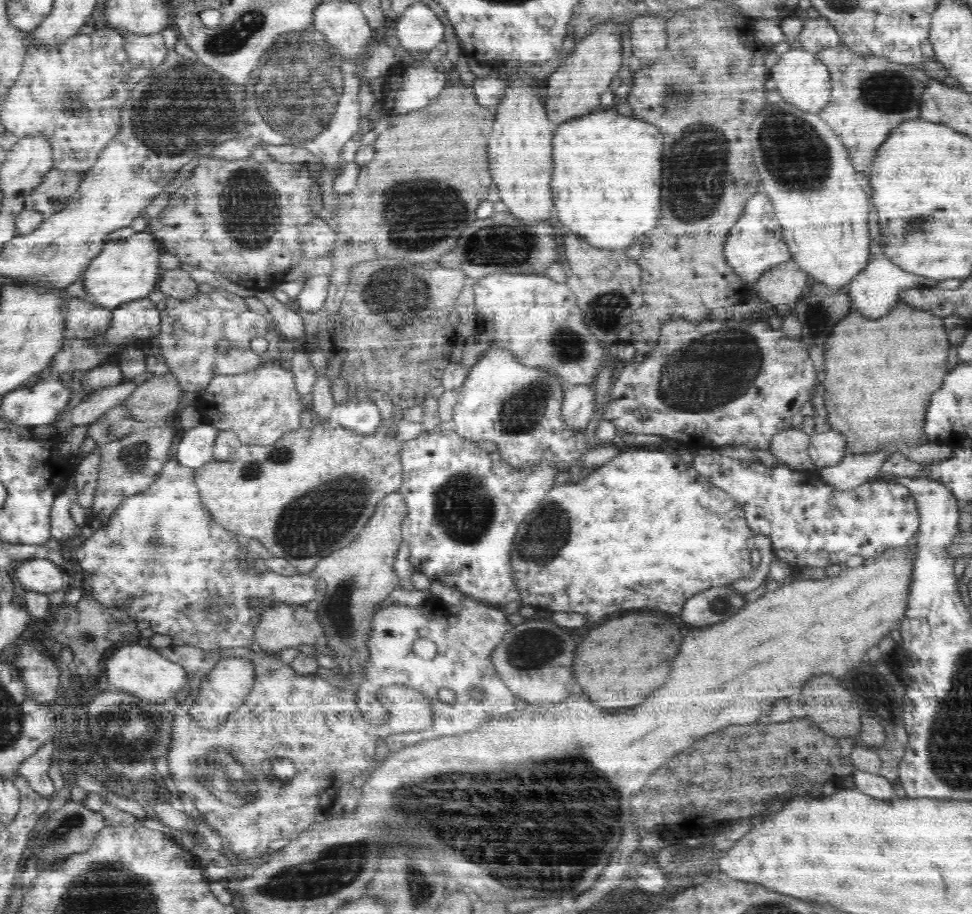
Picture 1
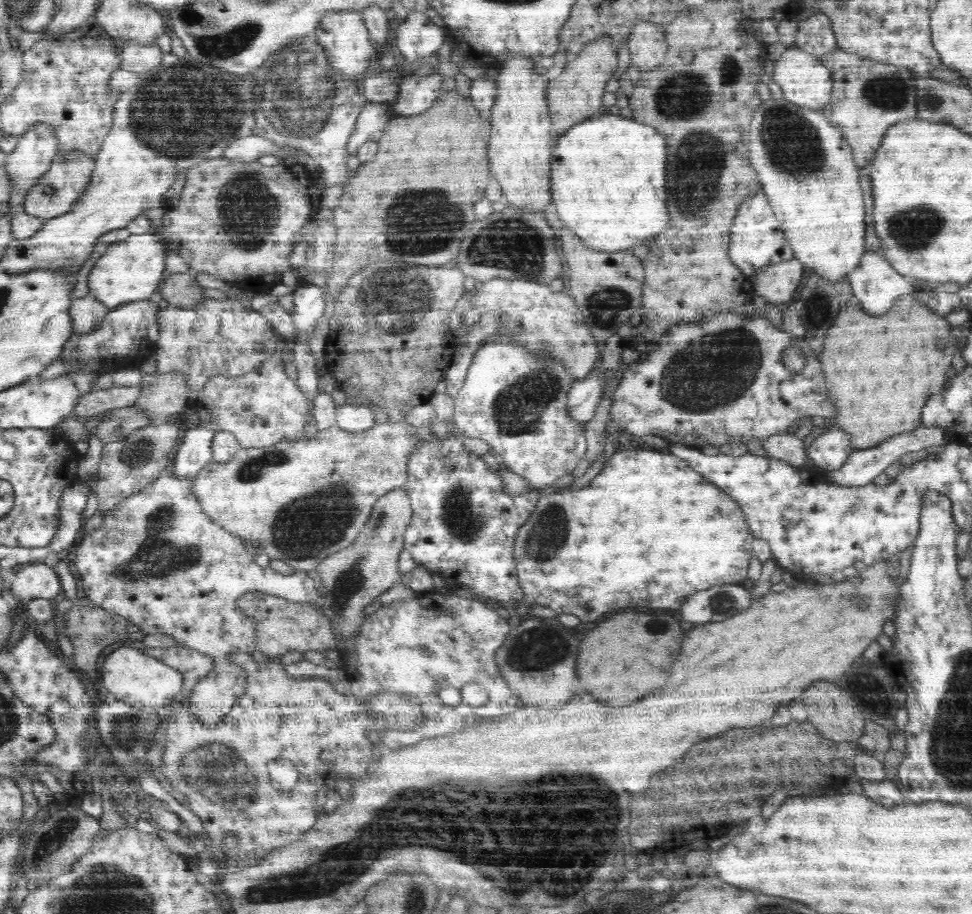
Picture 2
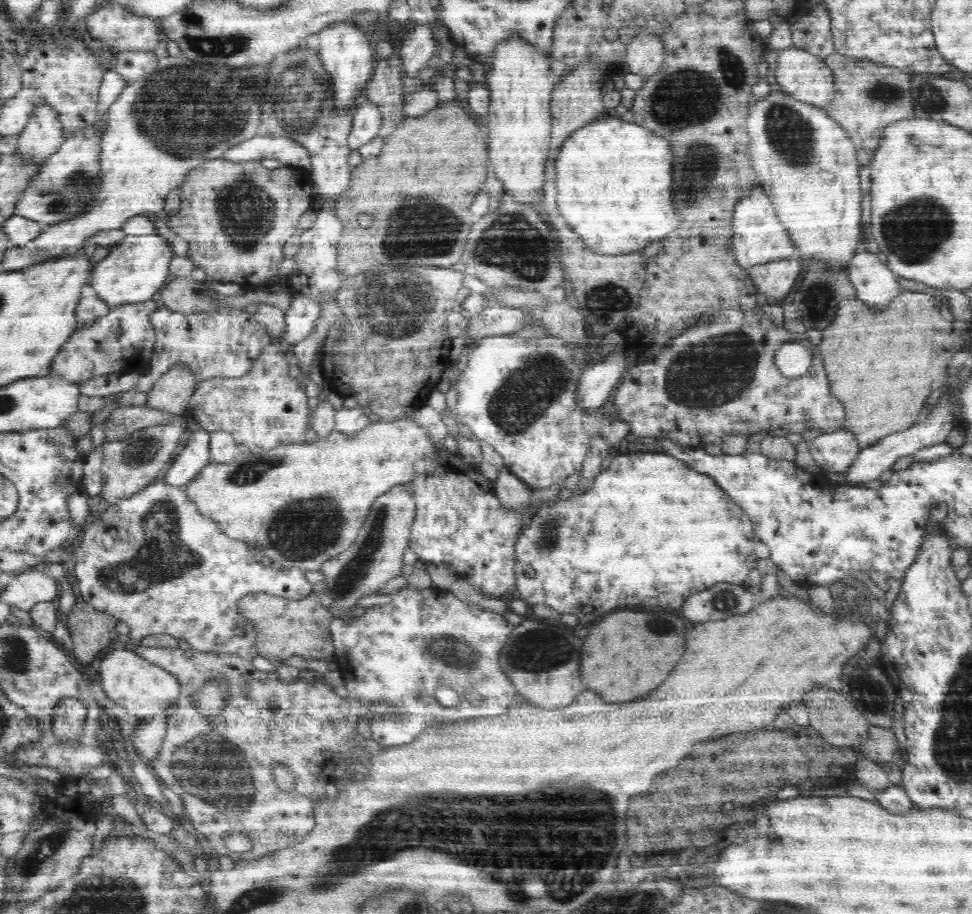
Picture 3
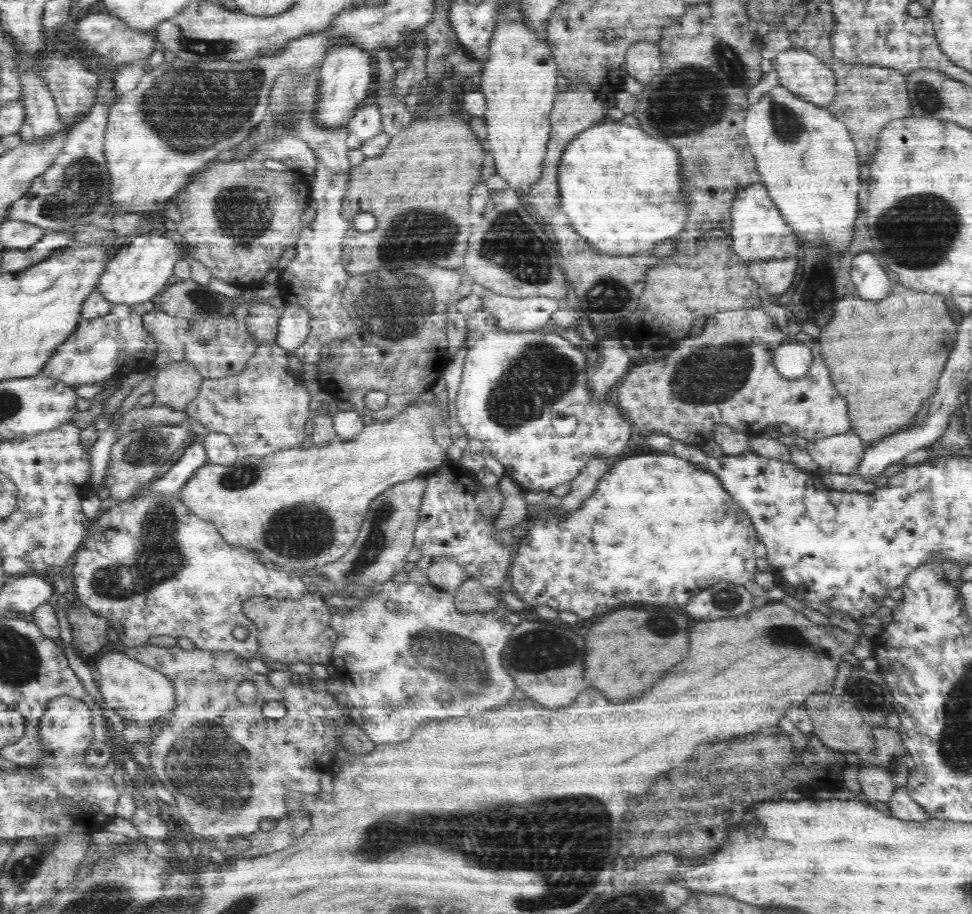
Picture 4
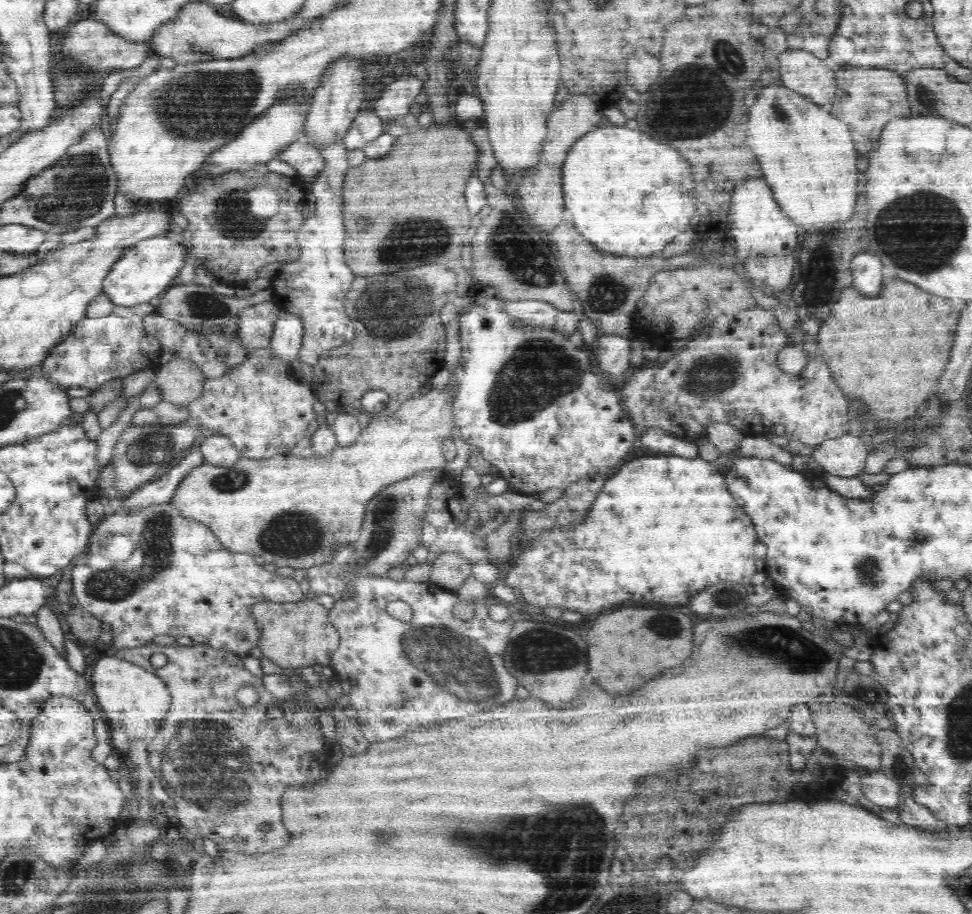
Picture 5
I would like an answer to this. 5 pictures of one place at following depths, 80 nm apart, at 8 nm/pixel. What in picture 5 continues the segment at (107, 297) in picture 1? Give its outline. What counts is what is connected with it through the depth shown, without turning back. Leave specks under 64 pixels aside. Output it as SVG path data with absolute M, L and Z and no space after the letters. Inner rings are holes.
M164 234L140 240L112 264L103 283L103 293L115 306L134 307L157 300L176 283L178 272L189 260L189 247L178 236Z

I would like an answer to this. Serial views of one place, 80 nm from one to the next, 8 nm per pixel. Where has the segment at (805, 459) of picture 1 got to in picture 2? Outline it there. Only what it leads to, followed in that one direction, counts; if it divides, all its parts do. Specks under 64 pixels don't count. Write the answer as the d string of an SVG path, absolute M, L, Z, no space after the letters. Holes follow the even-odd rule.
M786 431L769 436L768 439L763 440L762 444L767 456L792 464L793 467L805 473L808 454L804 447L803 438L800 439L794 433Z

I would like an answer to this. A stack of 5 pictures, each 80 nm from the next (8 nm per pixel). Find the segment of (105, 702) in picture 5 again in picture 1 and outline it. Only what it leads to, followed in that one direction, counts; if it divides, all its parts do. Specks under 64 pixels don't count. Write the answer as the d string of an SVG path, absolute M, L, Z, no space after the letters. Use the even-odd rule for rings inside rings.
M145 642L120 647L105 663L103 684L112 684L114 690L133 694L148 704L166 702L168 698L172 698L178 690L184 687L182 684L187 680L186 671L182 666L160 656L155 647L149 646Z

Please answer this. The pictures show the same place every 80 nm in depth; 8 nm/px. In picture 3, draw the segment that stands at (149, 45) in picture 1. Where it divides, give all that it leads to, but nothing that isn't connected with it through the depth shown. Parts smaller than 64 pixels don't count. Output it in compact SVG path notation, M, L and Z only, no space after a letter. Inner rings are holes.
M154 51L120 52L113 56L113 68L130 86L136 80L151 76L157 68Z

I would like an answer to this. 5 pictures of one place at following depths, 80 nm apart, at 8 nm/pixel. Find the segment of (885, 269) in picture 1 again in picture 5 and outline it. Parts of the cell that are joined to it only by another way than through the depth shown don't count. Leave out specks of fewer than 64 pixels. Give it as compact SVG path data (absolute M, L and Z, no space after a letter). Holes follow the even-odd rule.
M858 252L851 260L850 268L852 268L855 290L866 296L876 296L882 290L884 266L880 264L878 256L874 256L872 252Z

